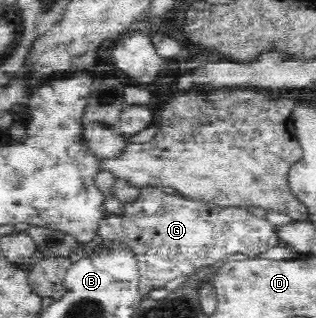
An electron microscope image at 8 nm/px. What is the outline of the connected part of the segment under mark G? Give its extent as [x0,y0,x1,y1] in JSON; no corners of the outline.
[98,187,280,296]

